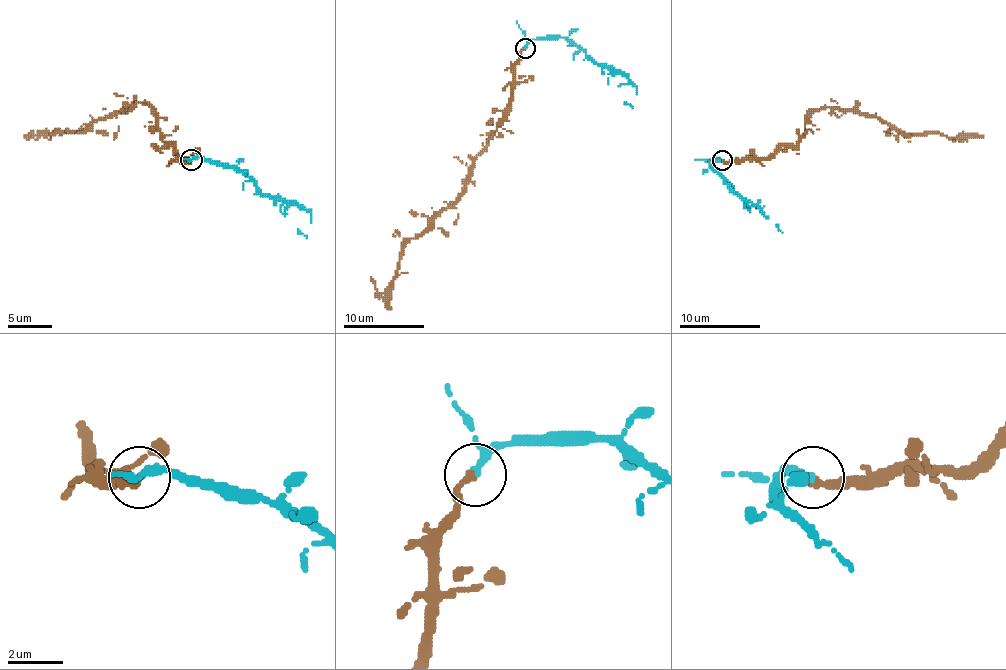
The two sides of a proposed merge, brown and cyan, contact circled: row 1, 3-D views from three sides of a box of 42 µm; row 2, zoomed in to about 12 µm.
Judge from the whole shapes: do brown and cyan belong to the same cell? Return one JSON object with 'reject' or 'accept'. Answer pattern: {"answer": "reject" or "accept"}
{"answer": "accept"}

